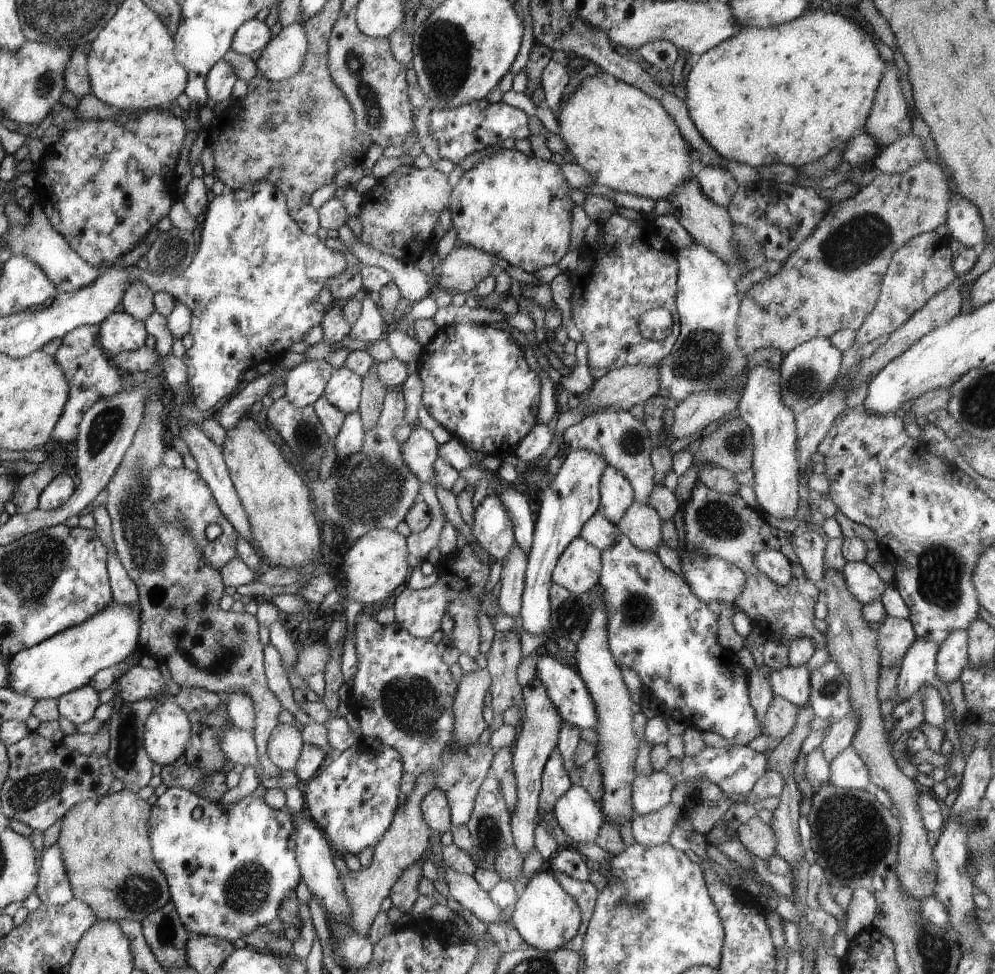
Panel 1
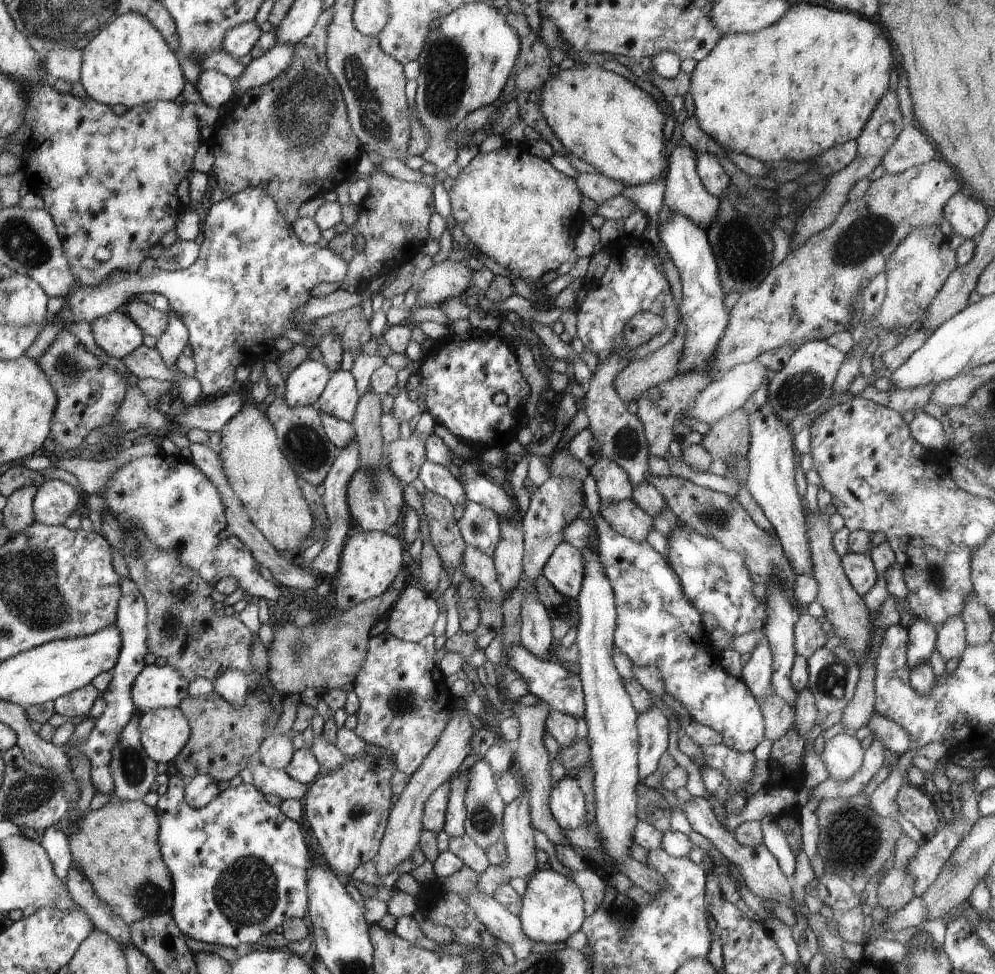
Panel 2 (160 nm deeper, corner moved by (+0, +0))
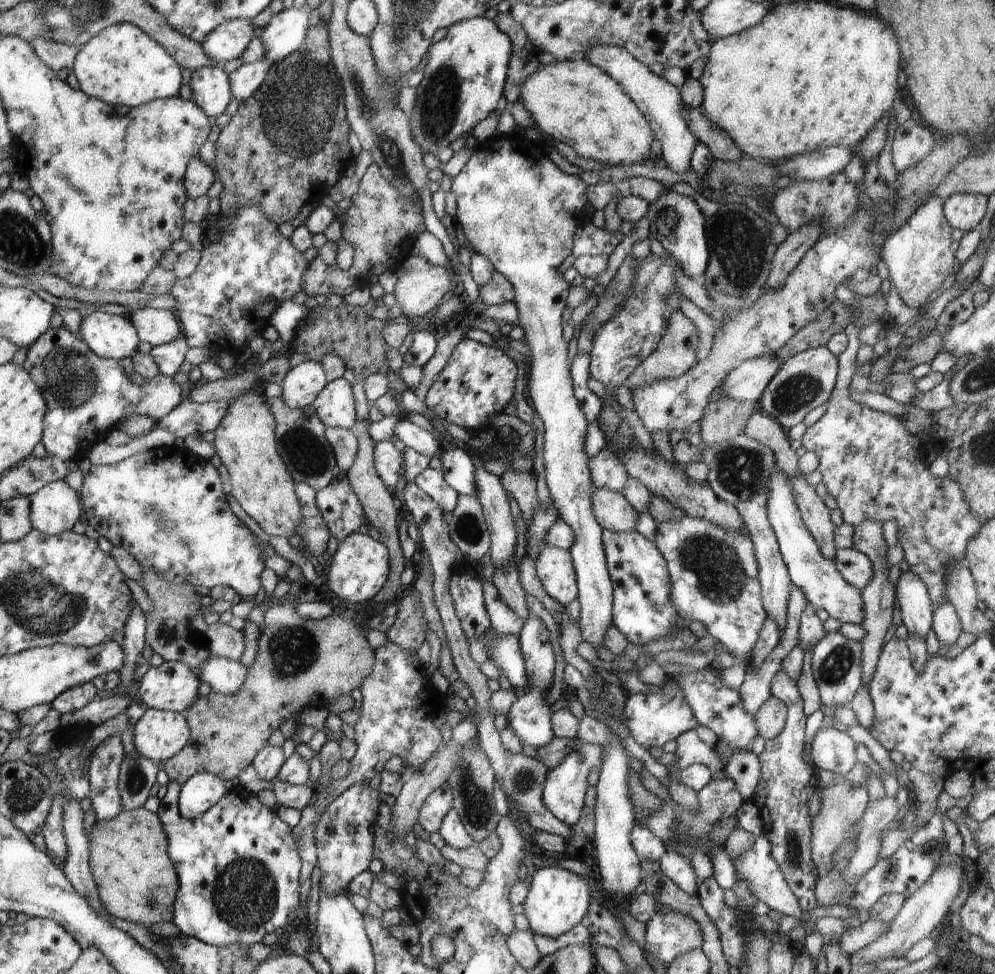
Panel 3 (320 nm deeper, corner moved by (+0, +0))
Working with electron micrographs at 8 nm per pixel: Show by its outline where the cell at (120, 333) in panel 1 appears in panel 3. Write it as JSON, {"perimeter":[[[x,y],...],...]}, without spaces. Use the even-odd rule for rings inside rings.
{"perimeter":[[[102,311],[82,317],[79,336],[94,354],[114,360],[131,357],[141,341],[136,326],[128,316]]]}

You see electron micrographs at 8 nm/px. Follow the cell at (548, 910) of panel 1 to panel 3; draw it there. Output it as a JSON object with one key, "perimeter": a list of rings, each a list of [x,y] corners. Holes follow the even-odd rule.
{"perimeter":[[[535,864],[527,881],[529,893],[523,902],[530,930],[556,938],[574,928],[586,916],[593,901],[590,886],[580,875],[552,865]]]}

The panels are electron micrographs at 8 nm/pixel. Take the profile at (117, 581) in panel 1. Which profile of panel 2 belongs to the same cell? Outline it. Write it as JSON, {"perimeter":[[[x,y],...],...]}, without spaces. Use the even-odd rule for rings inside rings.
{"perimeter":[[[122,579],[121,593],[123,598],[119,604],[117,612],[117,622],[115,627],[121,631],[121,652],[120,661],[114,668],[111,668],[112,680],[103,692],[106,706],[102,716],[95,720],[92,732],[86,741],[77,748],[71,748],[67,744],[62,746],[66,754],[72,758],[75,754],[84,753],[91,764],[91,779],[96,793],[115,795],[115,780],[112,773],[113,748],[121,742],[121,732],[126,724],[130,722],[137,705],[131,697],[131,688],[134,680],[142,669],[147,665],[144,661],[149,650],[147,647],[147,604],[137,584],[130,579]]]}

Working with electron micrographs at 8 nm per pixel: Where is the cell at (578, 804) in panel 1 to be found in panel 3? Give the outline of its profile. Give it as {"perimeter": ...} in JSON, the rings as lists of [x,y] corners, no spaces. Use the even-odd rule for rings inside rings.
{"perimeter":[[[579,738],[575,741],[576,746],[562,759],[562,762],[547,772],[541,796],[544,806],[561,823],[567,824],[569,827],[580,820],[585,796],[590,786],[588,774],[590,774],[592,768],[601,768],[604,754],[604,747],[601,747],[601,745],[588,743],[588,741]]]}

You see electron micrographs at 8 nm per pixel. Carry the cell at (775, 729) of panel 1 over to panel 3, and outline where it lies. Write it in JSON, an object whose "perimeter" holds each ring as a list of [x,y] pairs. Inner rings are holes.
{"perimeter":[[[772,695],[755,714],[758,734],[766,741],[777,737],[787,721],[787,706]]]}

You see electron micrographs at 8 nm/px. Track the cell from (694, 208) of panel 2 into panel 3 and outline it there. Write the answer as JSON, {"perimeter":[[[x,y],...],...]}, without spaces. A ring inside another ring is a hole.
{"perimeter":[[[592,45],[584,51],[584,54],[594,66],[616,80],[644,114],[654,138],[660,142],[663,164],[678,173],[690,170],[691,154],[699,140],[692,134],[682,118],[681,110],[684,104],[682,104],[683,98],[680,96],[679,88],[664,77],[656,75],[621,46]]]}

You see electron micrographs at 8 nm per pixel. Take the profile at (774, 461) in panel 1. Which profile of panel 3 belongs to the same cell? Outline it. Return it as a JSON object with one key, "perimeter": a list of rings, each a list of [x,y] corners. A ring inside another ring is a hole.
{"perimeter":[[[778,466],[770,477],[766,510],[772,530],[777,536],[779,551],[790,575],[792,586],[802,590],[806,600],[816,609],[824,608],[830,618],[836,618],[842,623],[850,622],[860,625],[864,618],[861,590],[846,582],[834,561],[822,554],[818,543],[803,523],[788,475],[777,468]]]}

